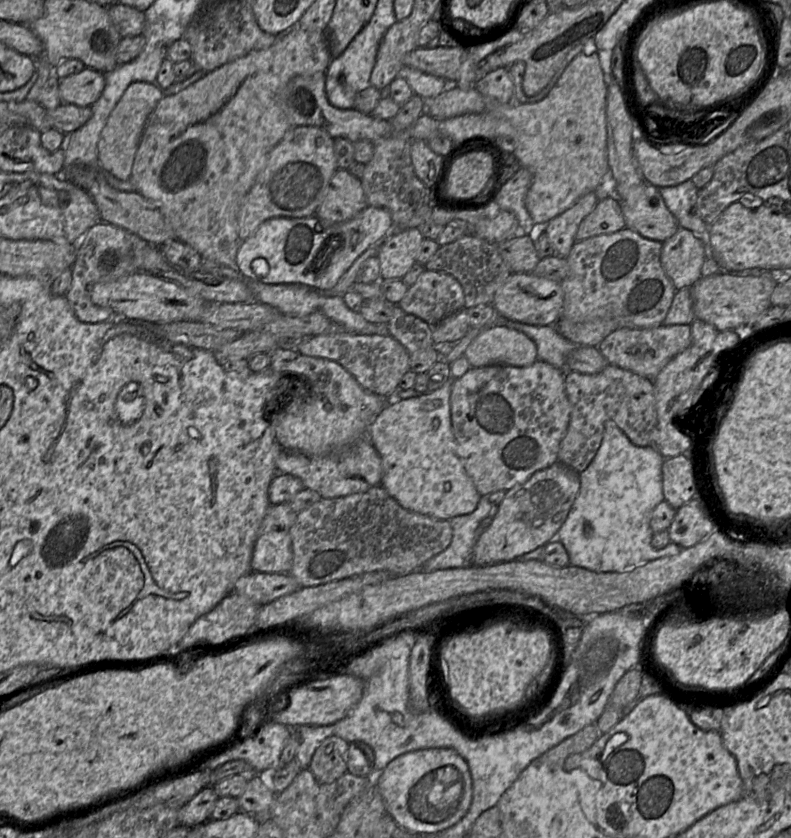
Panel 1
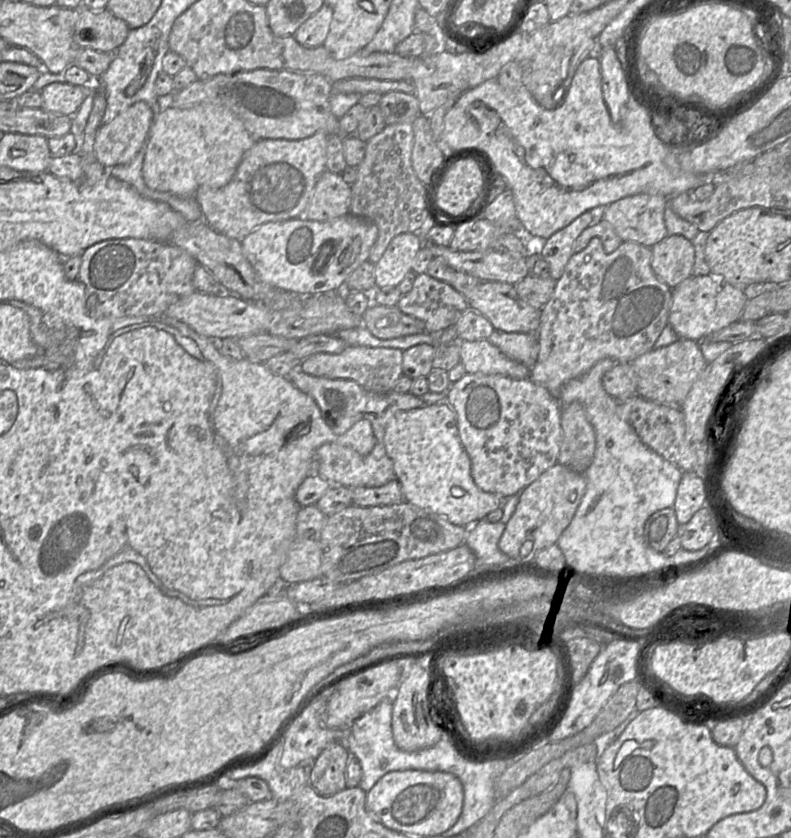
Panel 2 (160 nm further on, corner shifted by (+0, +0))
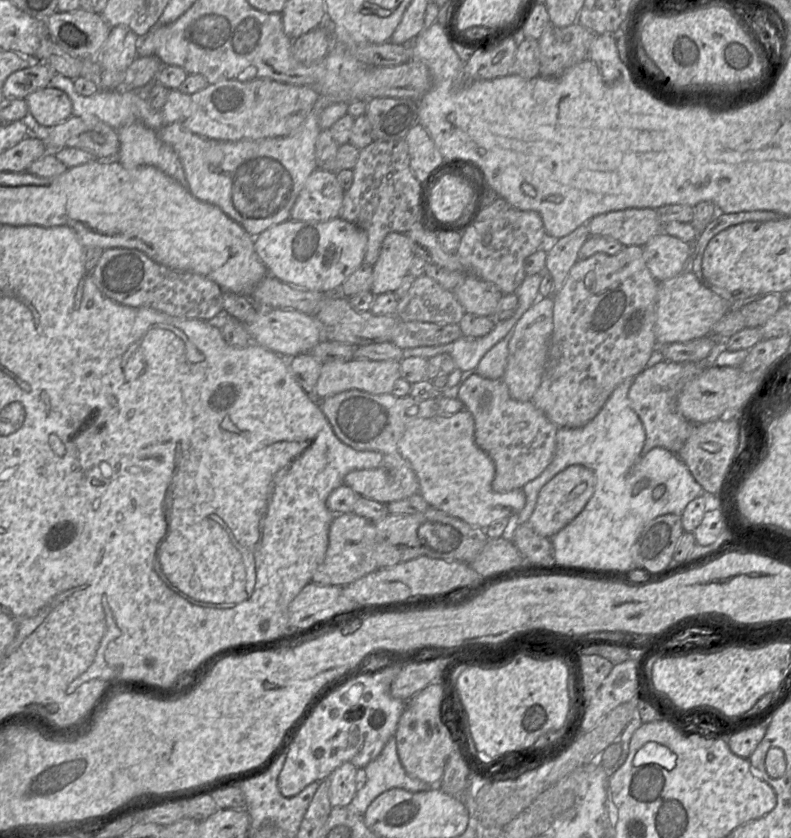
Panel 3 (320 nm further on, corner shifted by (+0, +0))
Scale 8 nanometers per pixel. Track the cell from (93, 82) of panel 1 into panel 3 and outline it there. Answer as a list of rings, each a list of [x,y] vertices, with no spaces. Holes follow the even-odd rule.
[[[47,86],[37,89],[26,98],[31,134],[43,137],[45,130],[64,122],[72,116],[72,102],[62,90]]]

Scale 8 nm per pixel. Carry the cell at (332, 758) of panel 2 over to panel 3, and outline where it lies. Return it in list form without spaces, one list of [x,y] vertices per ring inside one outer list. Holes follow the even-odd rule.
[[[345,762],[337,767],[329,776],[329,800],[332,807],[349,806],[356,789],[356,772],[357,767]]]

